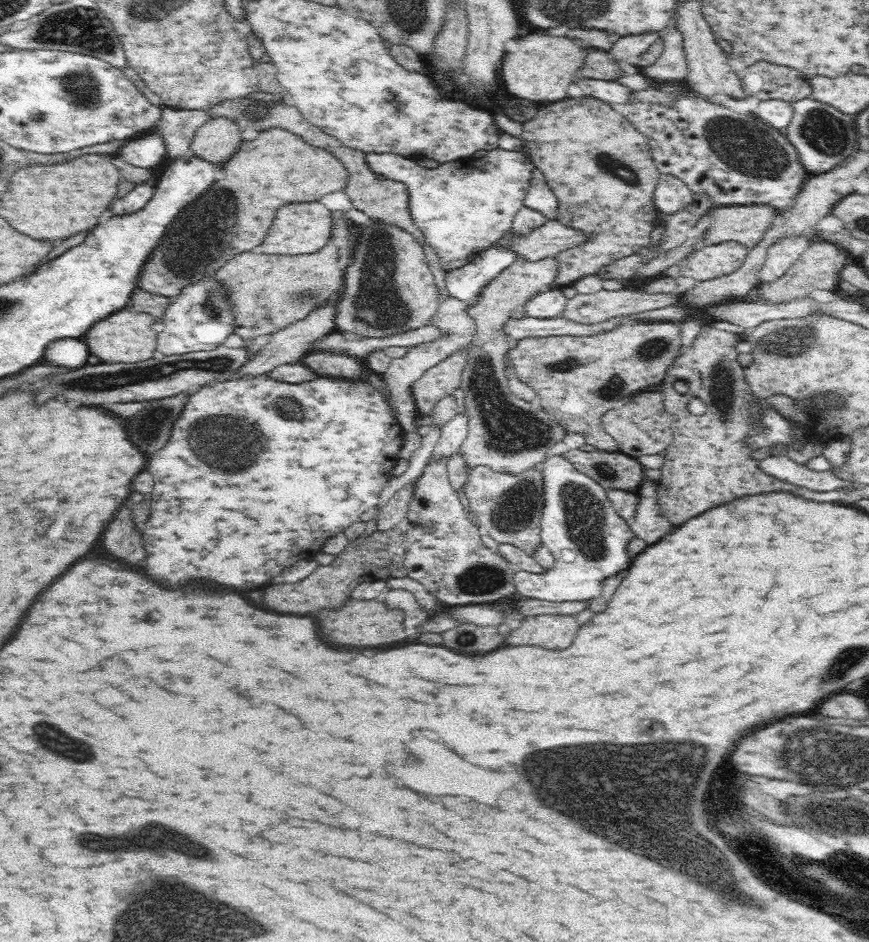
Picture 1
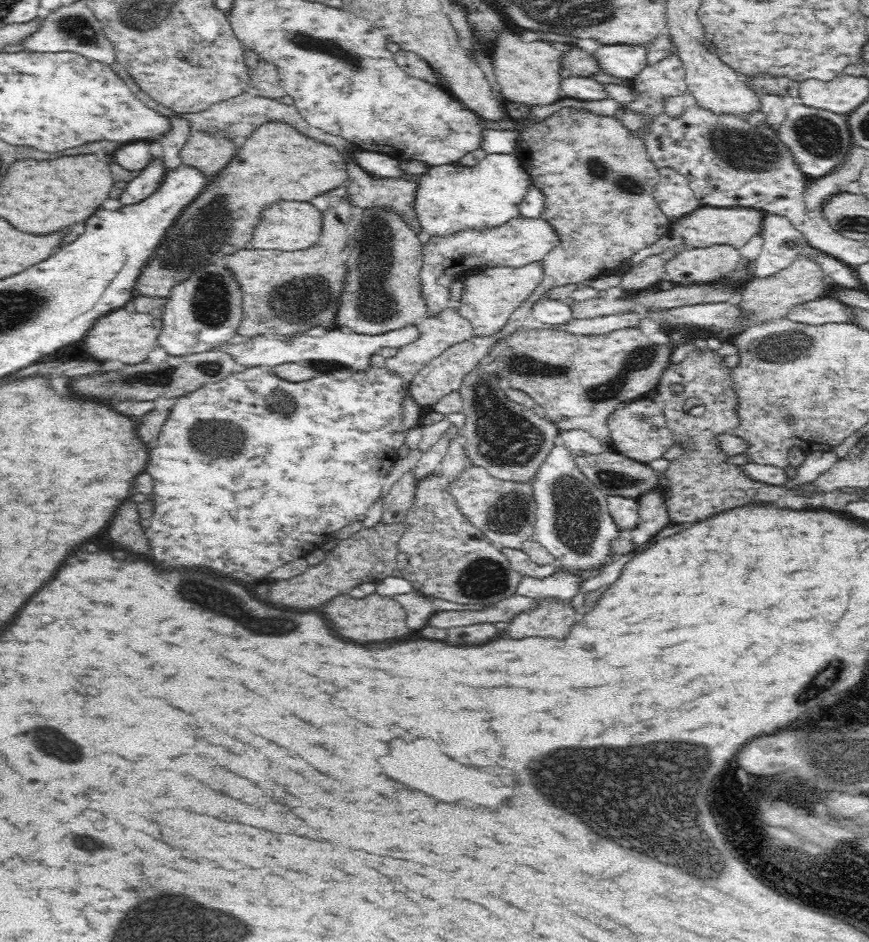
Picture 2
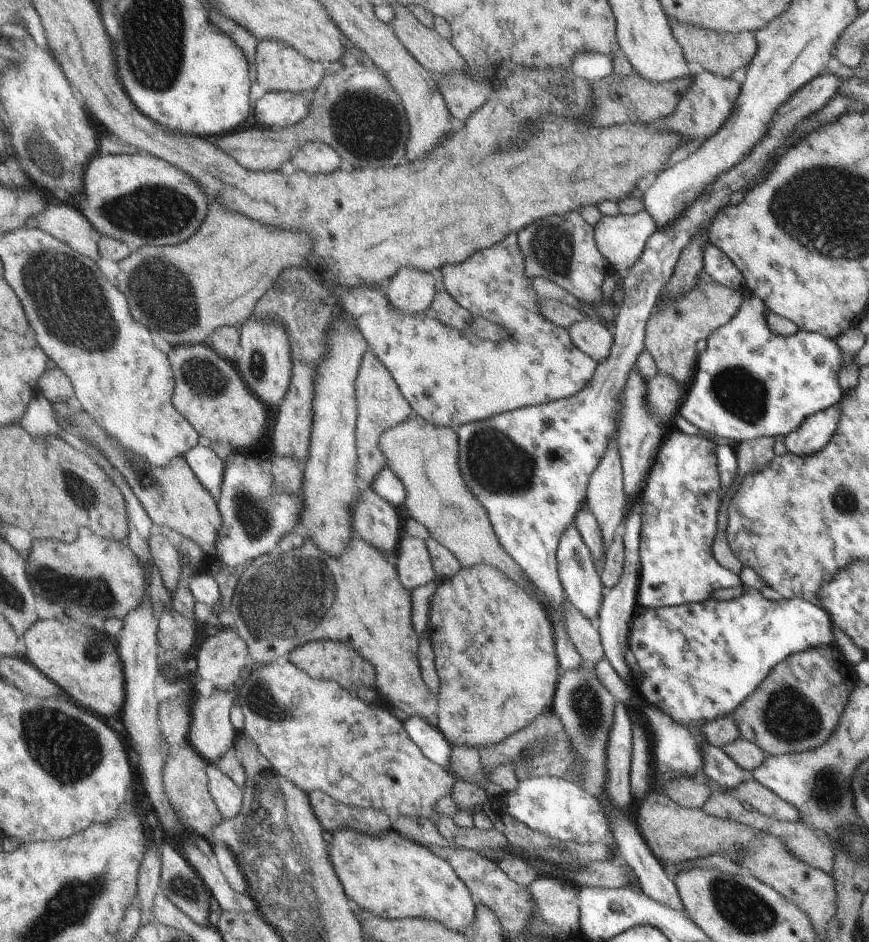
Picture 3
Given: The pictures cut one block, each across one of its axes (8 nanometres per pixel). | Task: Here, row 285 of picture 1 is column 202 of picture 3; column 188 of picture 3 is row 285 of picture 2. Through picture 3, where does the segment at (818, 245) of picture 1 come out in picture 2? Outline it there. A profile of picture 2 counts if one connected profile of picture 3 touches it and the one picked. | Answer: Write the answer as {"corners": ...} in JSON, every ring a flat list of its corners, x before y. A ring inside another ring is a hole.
{"corners":[[800,256,788,268,782,269,772,276,754,277,742,285,741,296,734,304,734,307,738,309,738,322,732,328,718,328,717,326,690,328,690,343,696,347,692,353,701,355,704,351,712,351,716,346,726,343,738,333,744,332,746,328,772,324,774,321,786,317,793,306,823,298,832,286,832,284,826,283,826,275,822,273,820,267,812,261,808,261,806,257]]}

